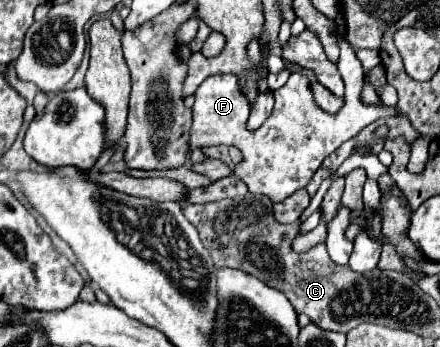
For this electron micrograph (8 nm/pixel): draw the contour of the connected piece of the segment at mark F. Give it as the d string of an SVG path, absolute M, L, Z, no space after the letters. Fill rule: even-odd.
M337 34L337 42L341 48L339 70L345 82L345 104L337 114L329 114L315 104L309 80L305 76L291 74L287 84L277 90L277 104L271 116L261 128L251 132L247 130L247 116L251 112L251 104L247 96L243 96L239 78L231 74L215 74L205 78L205 82L195 92L189 154L195 148L205 146L237 146L243 154L243 160L237 164L237 176L247 184L249 192L265 194L271 200L281 202L293 192L305 188L315 170L321 166L321 162L343 142L357 136L365 126L381 118L399 118L401 112L395 106L365 104L361 100L363 66L341 34Z

